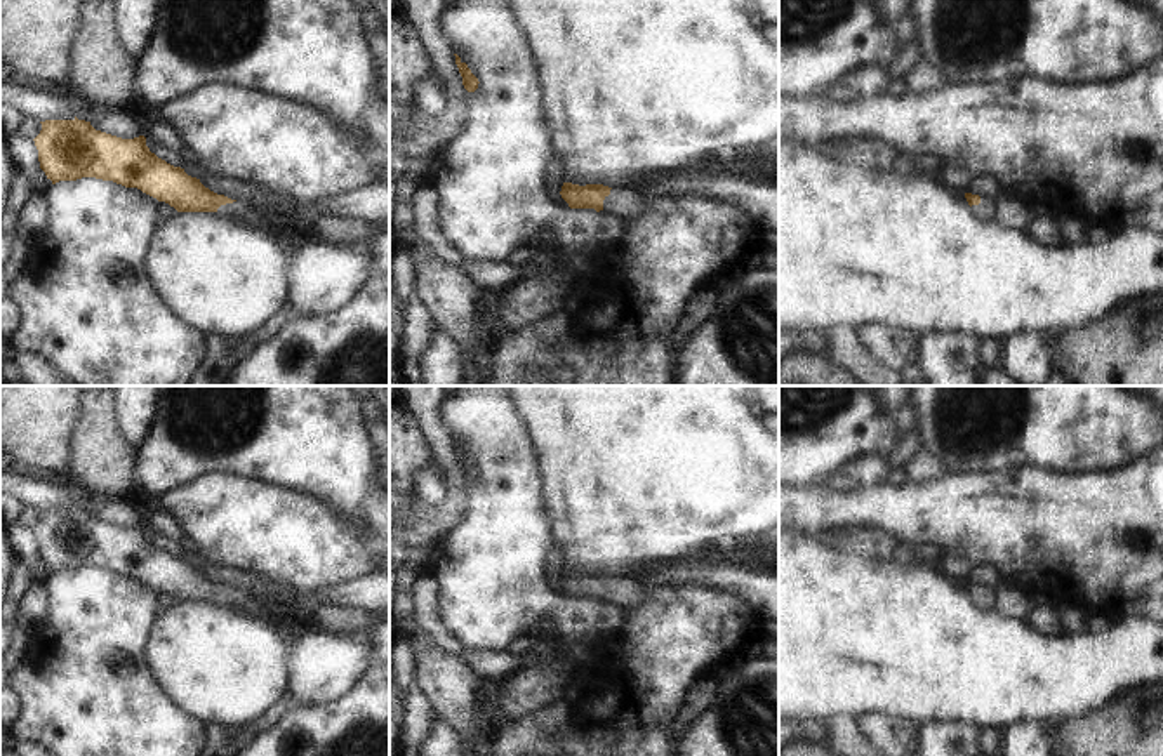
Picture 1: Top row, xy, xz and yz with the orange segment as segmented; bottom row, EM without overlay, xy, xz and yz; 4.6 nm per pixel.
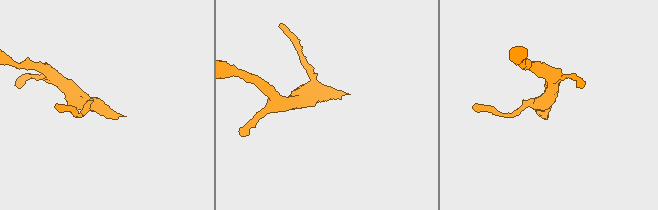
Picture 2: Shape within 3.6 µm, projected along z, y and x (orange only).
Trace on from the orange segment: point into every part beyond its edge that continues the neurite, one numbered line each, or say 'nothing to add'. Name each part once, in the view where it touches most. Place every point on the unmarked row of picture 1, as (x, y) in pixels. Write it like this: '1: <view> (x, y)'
1: xz (624, 591).

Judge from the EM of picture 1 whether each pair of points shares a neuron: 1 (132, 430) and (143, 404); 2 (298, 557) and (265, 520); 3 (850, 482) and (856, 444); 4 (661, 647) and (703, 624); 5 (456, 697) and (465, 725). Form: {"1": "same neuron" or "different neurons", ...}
{"1": "same neuron", "2": "same neuron", "3": "different neurons", "4": "same neuron", "5": "same neuron"}

